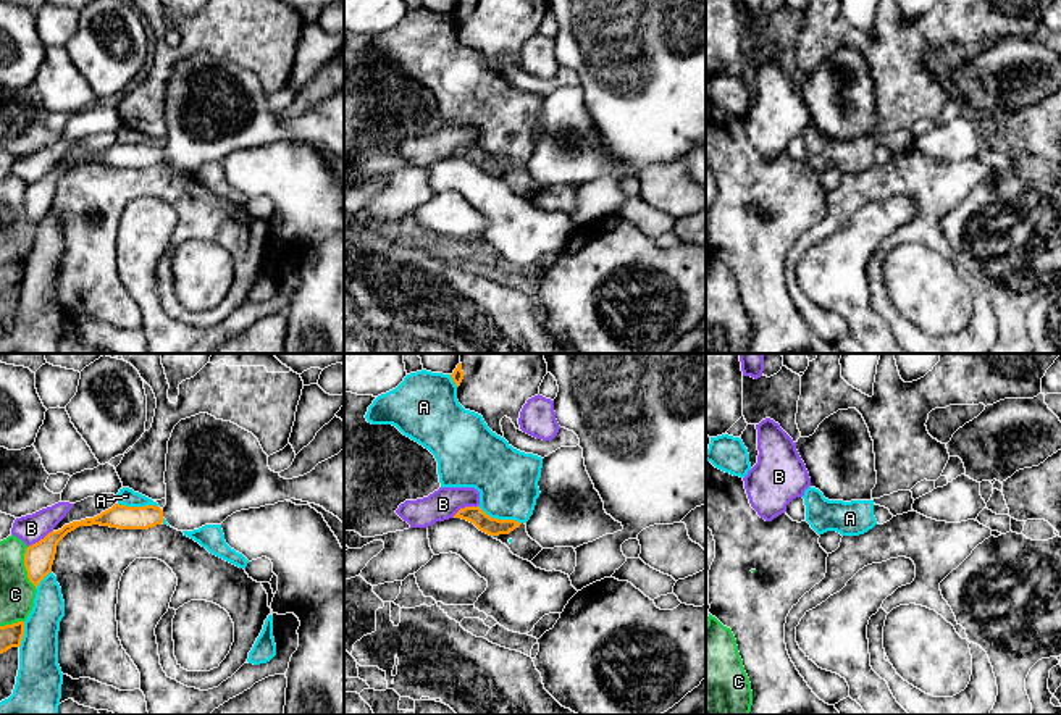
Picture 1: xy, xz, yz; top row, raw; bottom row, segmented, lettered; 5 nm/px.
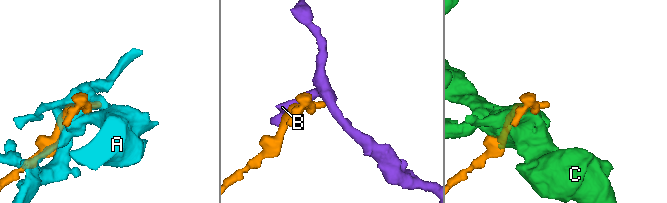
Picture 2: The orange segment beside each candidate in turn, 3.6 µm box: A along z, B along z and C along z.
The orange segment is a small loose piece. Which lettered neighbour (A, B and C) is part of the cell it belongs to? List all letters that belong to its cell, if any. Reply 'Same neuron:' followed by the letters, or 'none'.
Same neuron: none

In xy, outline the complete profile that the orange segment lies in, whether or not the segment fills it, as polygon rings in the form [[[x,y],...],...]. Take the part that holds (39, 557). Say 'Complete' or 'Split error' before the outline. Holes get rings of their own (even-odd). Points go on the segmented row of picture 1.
Split error. [[[208,413],[181,420],[168,441],[166,505],[115,504],[94,518],[73,521],[29,546],[24,567],[36,586],[52,571],[58,542],[79,526],[149,529],[166,521],[178,531],[221,525],[236,512],[302,500],[323,507],[344,523],[344,449],[310,473],[284,479],[268,466],[258,439]]]

